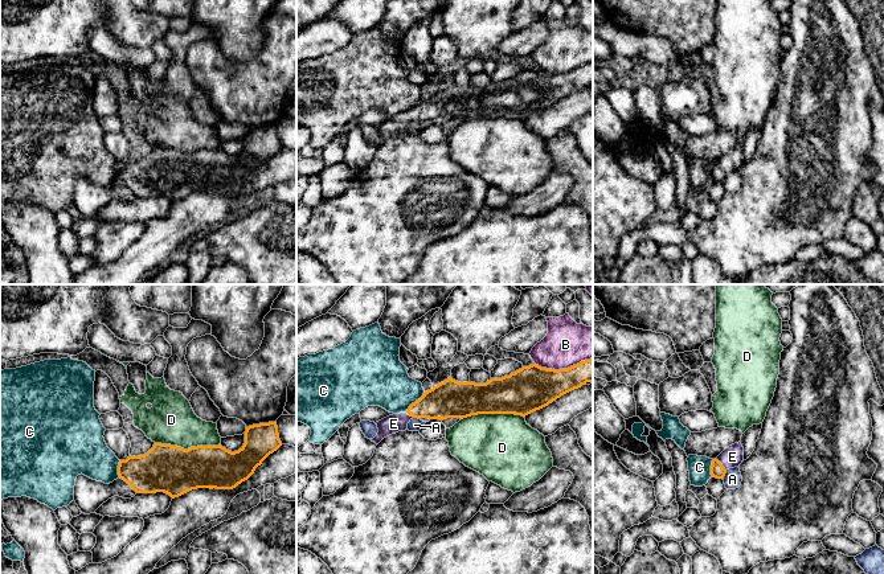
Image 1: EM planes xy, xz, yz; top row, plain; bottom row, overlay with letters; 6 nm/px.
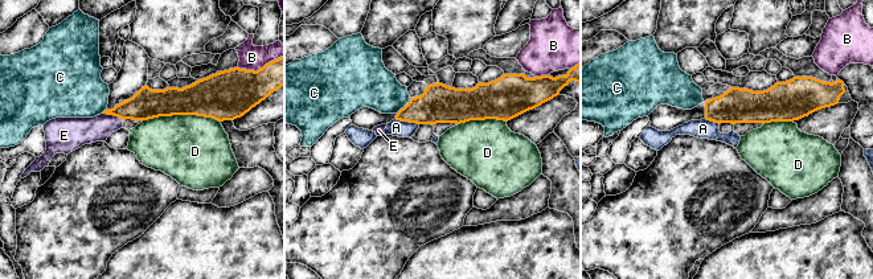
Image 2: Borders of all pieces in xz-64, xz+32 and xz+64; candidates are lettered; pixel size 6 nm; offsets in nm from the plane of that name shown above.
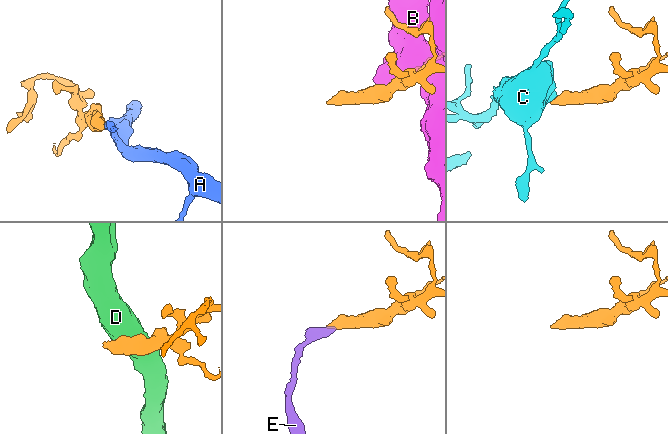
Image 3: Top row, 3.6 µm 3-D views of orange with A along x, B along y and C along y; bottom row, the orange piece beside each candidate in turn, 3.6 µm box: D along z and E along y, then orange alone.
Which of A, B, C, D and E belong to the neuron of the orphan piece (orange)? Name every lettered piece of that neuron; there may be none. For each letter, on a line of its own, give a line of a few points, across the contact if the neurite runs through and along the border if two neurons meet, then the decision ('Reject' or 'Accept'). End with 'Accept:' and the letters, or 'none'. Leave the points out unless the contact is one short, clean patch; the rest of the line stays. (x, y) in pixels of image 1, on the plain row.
A: Line: yz (727, 173), (723, 183). Reject
B: Reject
C: Line: xz (425, 95), (405, 115). Reject
D: Reject
E: Line: yz (717, 175), (721, 168), (732, 160). Accept
Accept: E

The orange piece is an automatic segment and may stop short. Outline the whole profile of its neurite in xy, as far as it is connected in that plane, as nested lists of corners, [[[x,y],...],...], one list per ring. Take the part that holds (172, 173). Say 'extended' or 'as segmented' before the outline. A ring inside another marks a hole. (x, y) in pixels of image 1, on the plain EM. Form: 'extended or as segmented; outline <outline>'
as segmented; outline [[[277,126],[246,131],[245,147],[238,155],[218,149],[197,149],[184,153],[177,149],[155,147],[144,159],[120,164],[118,179],[136,197],[164,196],[172,202],[197,192],[233,193],[247,184],[258,169],[282,149]]]

